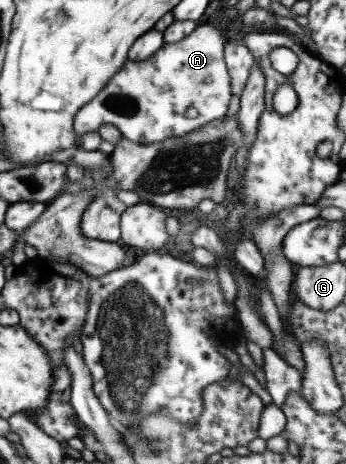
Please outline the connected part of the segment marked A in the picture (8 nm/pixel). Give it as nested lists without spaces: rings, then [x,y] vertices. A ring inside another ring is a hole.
[[[199,23],[198,27],[182,41],[173,44],[163,43],[149,59],[128,60],[109,80],[109,84],[76,113],[74,130],[80,135],[98,131],[103,123],[111,123],[125,139],[139,145],[151,145],[165,141],[169,137],[183,137],[210,121],[224,117],[232,97],[229,71],[224,61],[224,48],[227,42],[228,39],[223,37],[219,28]]]

